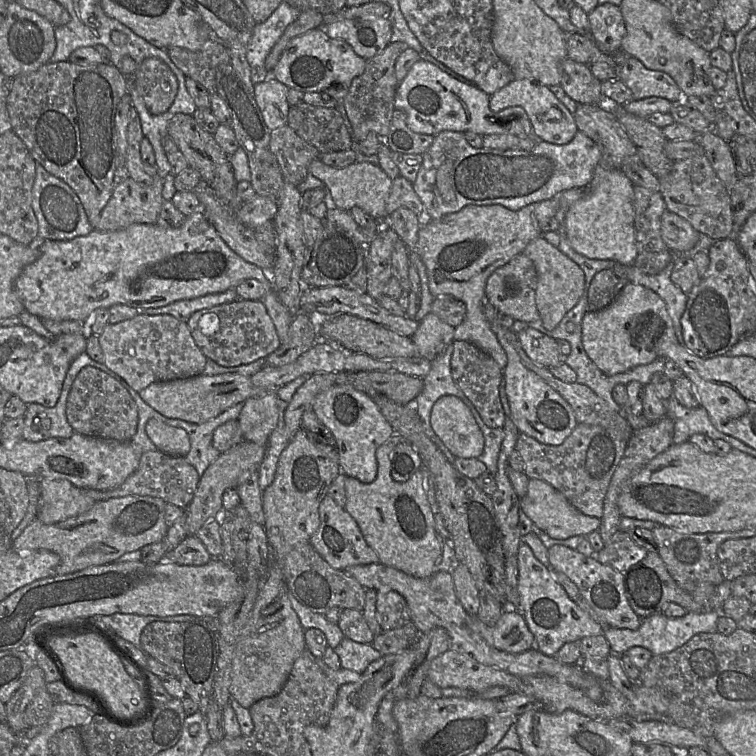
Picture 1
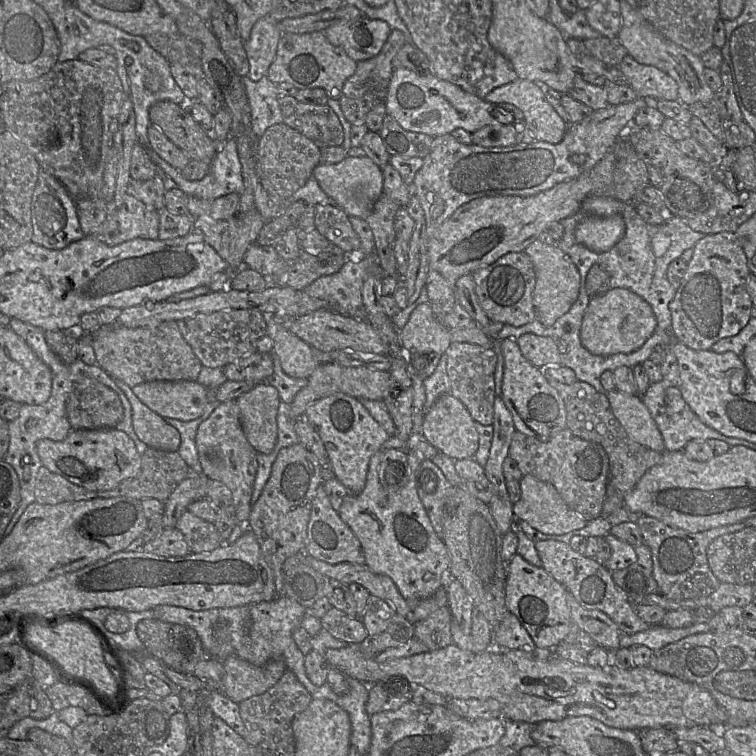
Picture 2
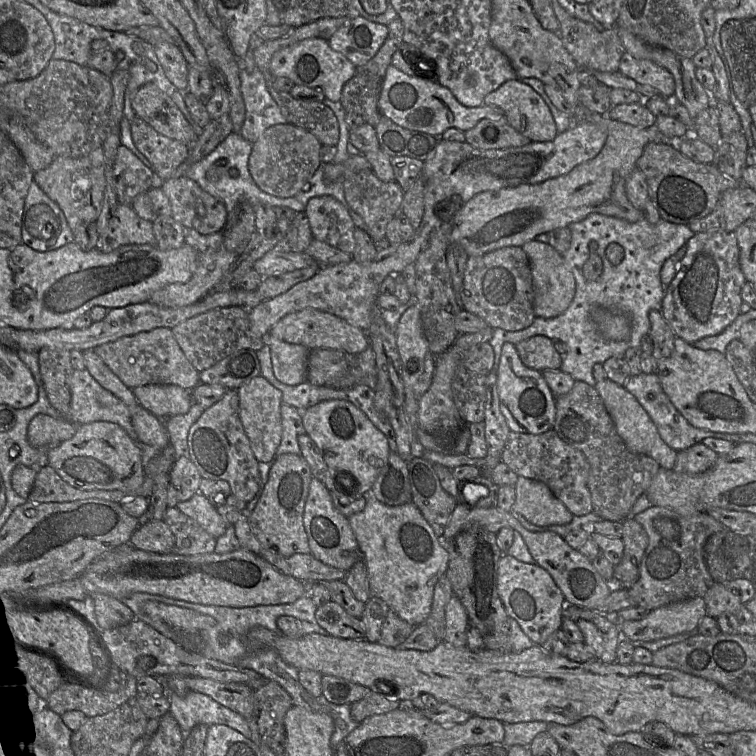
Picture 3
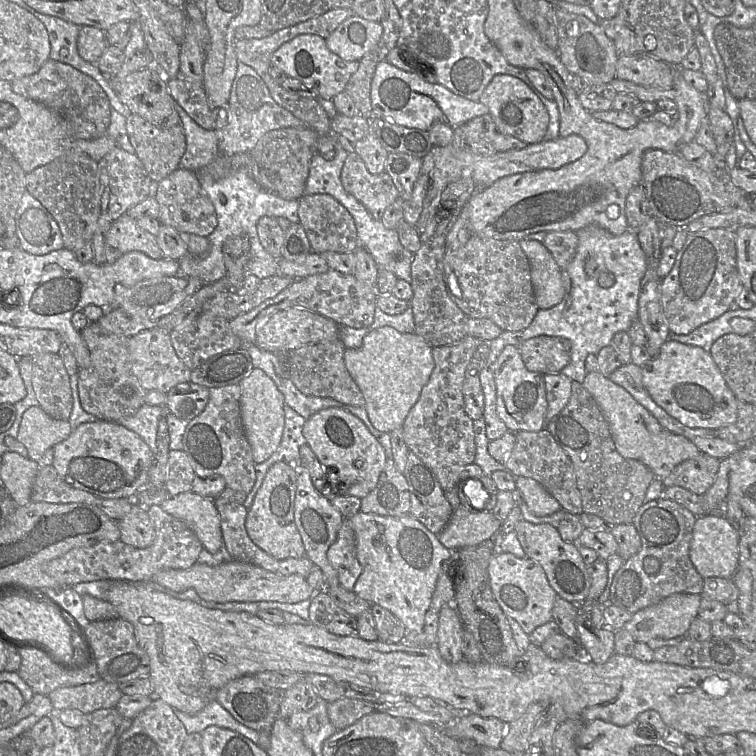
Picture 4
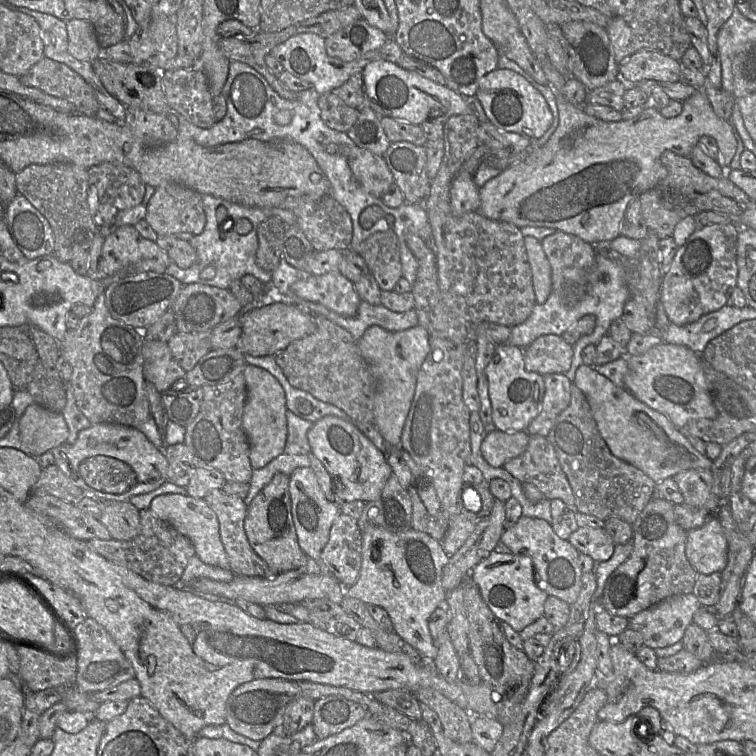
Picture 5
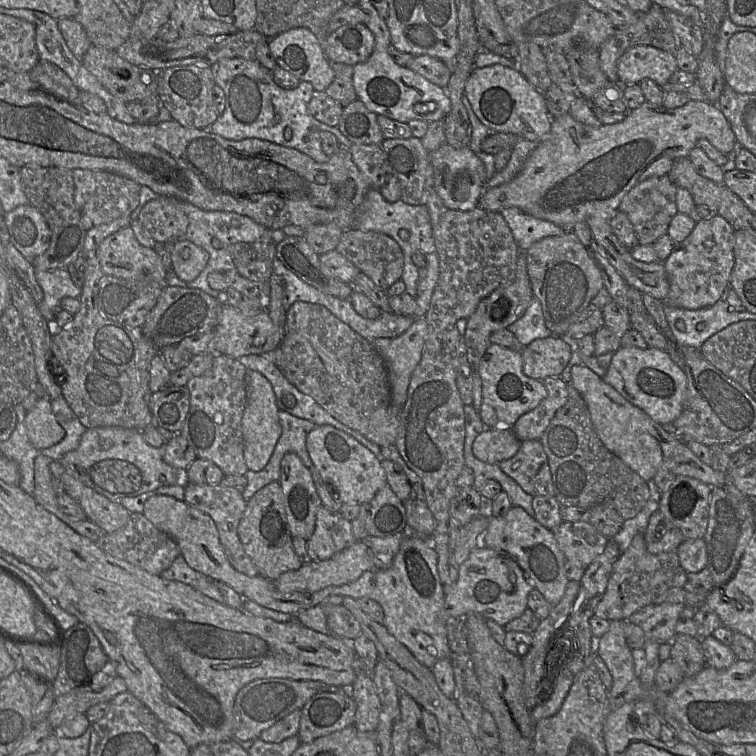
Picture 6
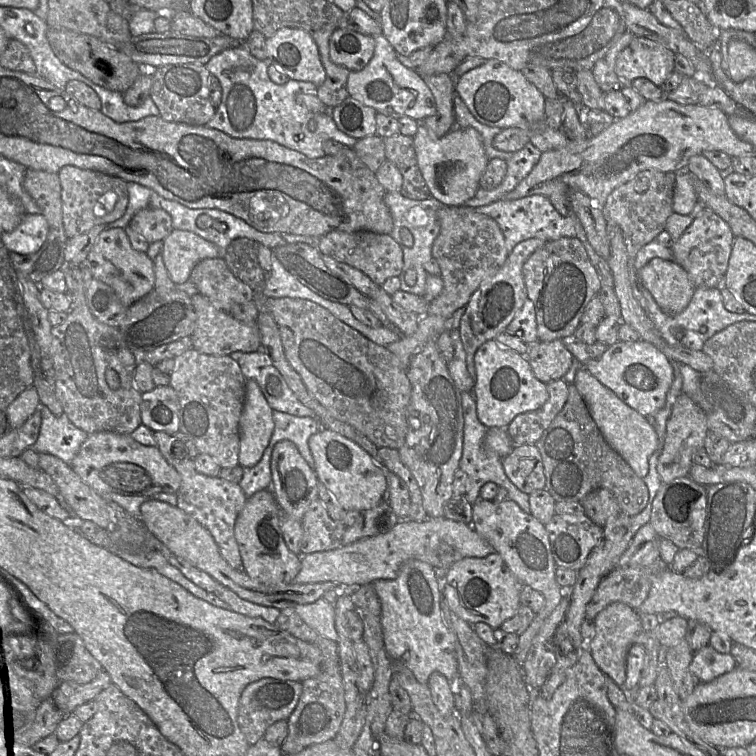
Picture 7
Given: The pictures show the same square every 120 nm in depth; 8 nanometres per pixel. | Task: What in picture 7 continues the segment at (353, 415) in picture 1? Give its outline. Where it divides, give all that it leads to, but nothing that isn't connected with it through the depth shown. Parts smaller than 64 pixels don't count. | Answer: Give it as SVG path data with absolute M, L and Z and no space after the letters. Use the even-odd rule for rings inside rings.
M322 428L308 441L319 482L334 495L343 509L364 512L379 505L387 496L387 472L378 467L372 457L350 439Z

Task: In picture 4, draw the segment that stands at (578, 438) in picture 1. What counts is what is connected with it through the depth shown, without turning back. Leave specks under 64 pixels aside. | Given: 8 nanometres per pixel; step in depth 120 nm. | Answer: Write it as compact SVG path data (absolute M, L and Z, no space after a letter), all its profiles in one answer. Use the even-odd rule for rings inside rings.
M521 430L515 433L514 447L503 464L515 477L524 476L539 482L571 514L583 513L582 500L577 488L573 463L565 451L557 444L548 430Z

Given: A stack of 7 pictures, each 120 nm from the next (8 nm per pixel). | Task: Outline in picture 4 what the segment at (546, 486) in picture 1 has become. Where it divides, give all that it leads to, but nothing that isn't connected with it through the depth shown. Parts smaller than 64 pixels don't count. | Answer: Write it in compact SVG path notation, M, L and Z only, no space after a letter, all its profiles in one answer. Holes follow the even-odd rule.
M518 476L515 482L516 491L534 515L549 516L562 509L560 503L536 480Z

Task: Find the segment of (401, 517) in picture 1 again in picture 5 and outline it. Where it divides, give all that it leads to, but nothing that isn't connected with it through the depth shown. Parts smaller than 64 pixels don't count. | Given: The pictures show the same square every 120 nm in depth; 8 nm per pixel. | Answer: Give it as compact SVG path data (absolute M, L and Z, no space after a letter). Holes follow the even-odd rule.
M368 526L361 534L359 578L353 586L344 588L344 596L384 608L392 620L394 631L414 647L423 659L434 660L437 646L428 622L432 612L446 602L441 579L442 570L449 559L441 541L413 528L390 532L380 526Z

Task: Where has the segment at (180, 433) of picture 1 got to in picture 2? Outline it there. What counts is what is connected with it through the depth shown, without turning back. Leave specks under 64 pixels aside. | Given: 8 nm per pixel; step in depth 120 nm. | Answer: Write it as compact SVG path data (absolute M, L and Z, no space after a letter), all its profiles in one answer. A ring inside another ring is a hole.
M121 380L118 385L131 405L132 425L139 440L150 448L177 452L181 443L179 431L141 402L131 387Z

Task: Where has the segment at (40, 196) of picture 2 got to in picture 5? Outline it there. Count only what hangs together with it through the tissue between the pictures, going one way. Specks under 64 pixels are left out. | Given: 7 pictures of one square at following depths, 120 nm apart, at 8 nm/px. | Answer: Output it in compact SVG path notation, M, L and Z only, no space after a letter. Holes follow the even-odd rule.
M22 195L6 206L10 236L27 260L53 255L55 237L48 220Z

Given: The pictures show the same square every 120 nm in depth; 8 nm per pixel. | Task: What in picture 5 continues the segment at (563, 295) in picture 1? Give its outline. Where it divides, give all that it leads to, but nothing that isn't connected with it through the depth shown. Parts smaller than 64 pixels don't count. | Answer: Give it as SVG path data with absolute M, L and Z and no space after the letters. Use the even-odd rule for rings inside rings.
M524 236L523 241L531 271L535 302L542 304L552 292L551 268L539 240Z

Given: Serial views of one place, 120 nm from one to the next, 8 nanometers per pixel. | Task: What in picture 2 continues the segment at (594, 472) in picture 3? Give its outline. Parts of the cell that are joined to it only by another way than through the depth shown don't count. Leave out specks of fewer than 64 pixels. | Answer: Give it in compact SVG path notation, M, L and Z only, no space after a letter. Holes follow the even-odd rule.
M548 378L550 385L561 396L566 409L566 428L574 435L600 444L609 458L609 484L622 496L629 493L640 478L653 466L662 463L663 453L652 450L634 441L615 417L608 397L598 392L587 382L577 380L573 384L564 384Z

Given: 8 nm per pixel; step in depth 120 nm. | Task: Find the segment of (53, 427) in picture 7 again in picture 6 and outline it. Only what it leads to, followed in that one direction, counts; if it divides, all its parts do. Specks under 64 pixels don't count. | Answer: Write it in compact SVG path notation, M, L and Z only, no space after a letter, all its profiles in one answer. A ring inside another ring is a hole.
M63 396L52 400L51 404L53 413L65 430L66 436L58 444L41 450L40 454L54 461L59 461L66 453L78 447L81 437L87 431L87 428L80 422Z

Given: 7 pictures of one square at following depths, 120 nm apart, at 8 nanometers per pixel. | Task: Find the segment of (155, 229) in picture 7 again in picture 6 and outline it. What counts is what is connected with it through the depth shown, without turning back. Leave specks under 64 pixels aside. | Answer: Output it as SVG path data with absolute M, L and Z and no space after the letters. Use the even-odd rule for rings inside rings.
M158 196L145 204L138 220L159 243L173 238L184 238L189 219L183 210L183 203L172 197Z

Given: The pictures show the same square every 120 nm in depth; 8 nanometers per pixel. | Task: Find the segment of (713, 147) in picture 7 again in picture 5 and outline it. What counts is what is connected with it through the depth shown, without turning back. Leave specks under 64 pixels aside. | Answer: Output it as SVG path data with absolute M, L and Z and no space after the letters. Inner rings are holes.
M549 58L541 61L541 68L556 98L558 126L543 146L532 148L523 161L502 170L498 176L479 188L478 211L488 219L506 222L518 228L553 228L580 237L593 245L596 251L605 251L603 245L620 235L622 219L628 204L641 193L655 188L667 176L668 171L660 160L664 151L689 157L700 137L707 135L715 139L724 169L729 167L735 155L737 143L732 132L732 123L715 114L703 90L697 90L683 101L681 113L673 118L665 118L658 108L648 104L640 114L631 119L605 122L589 116L583 111L582 106L573 105L566 100L562 95L566 76L553 66Z

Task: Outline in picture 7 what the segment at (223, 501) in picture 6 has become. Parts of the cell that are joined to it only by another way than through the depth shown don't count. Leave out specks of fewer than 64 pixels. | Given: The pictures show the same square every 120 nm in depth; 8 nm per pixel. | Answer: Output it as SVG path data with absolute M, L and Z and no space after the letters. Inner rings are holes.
M156 431L154 432L154 438L163 457L181 476L181 486L176 492L177 507L193 517L210 532L222 557L232 568L244 571L234 532L237 517L248 500L240 485L220 477L209 477L197 472L194 459L189 457L188 452L183 452L183 457L173 458L174 435Z

